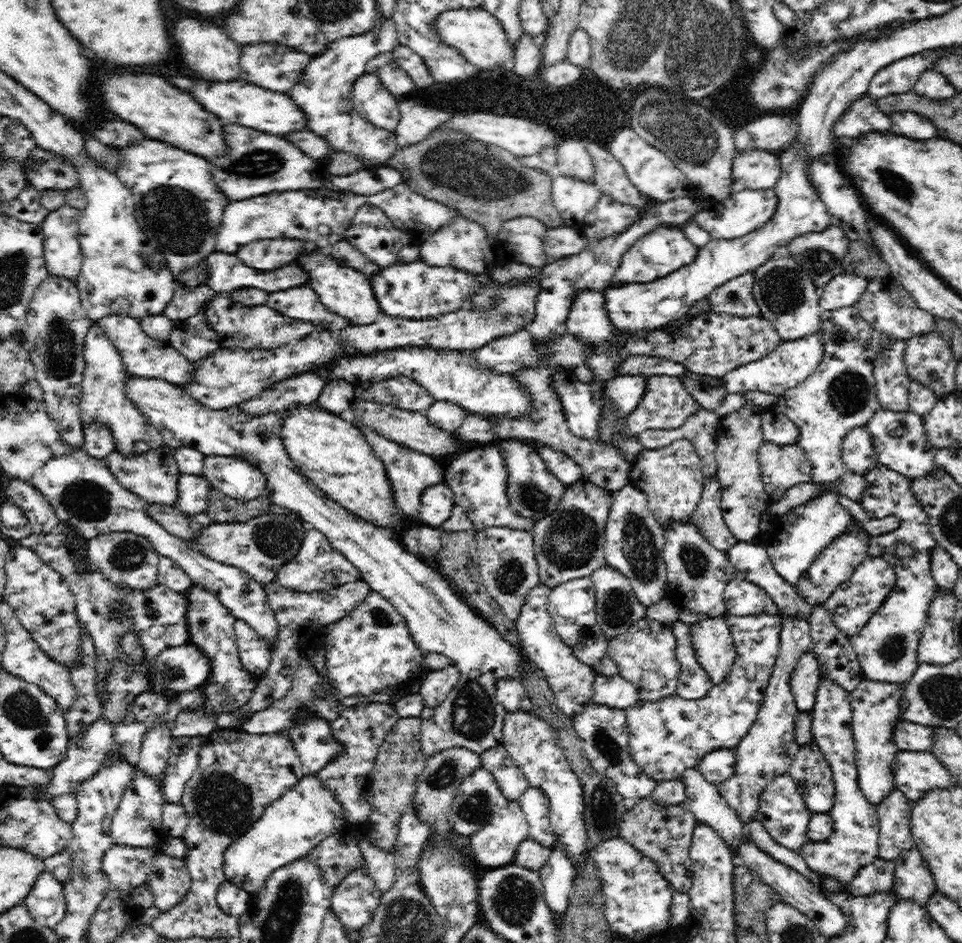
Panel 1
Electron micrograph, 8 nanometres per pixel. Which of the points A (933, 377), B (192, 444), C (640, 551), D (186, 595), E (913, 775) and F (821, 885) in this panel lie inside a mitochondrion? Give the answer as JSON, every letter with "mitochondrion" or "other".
{"A":"mitochondrion","B":"other","C":"mitochondrion","D":"other","E":"other","F":"other"}

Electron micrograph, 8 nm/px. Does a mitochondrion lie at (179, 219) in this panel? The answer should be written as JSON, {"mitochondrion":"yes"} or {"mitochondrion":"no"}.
{"mitochondrion":"yes"}

